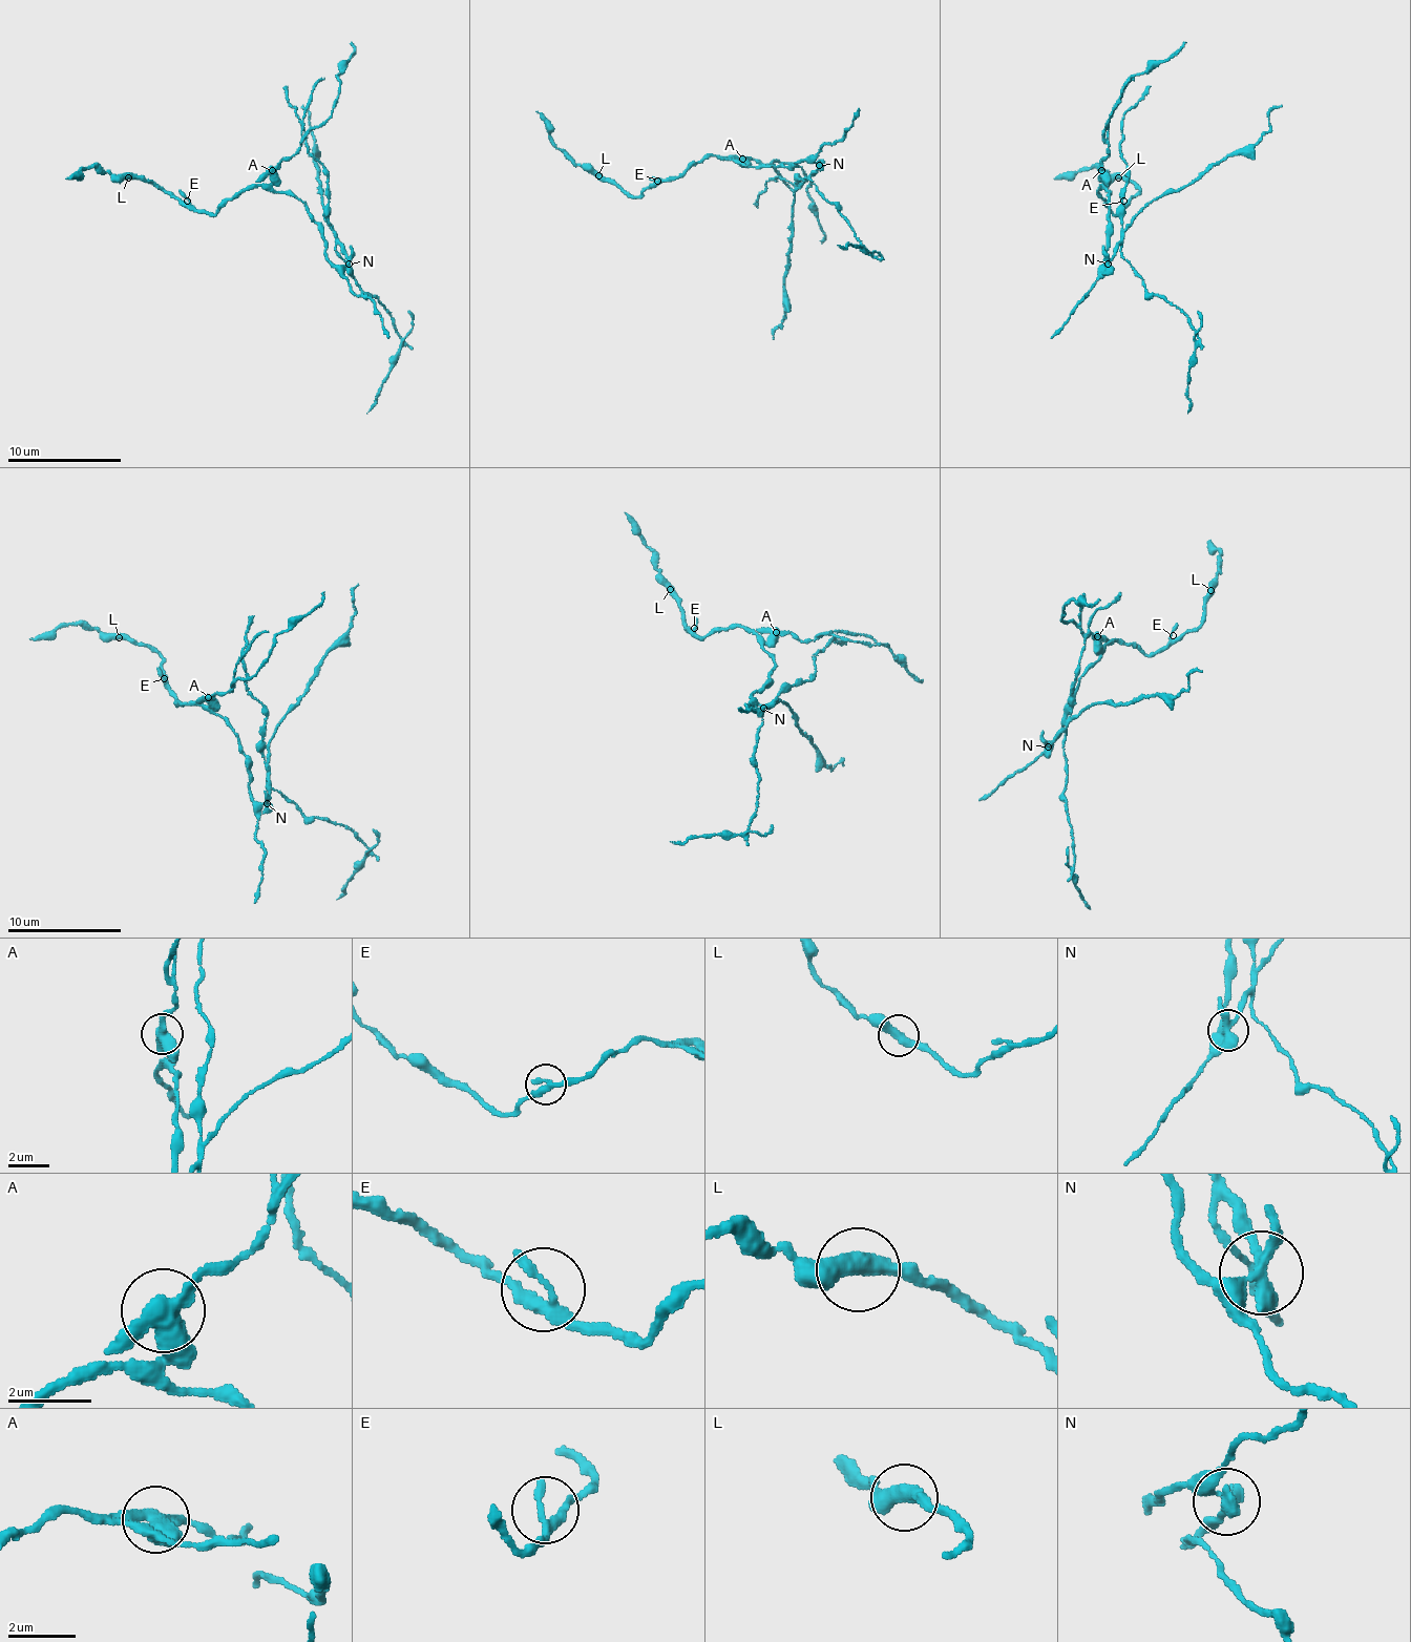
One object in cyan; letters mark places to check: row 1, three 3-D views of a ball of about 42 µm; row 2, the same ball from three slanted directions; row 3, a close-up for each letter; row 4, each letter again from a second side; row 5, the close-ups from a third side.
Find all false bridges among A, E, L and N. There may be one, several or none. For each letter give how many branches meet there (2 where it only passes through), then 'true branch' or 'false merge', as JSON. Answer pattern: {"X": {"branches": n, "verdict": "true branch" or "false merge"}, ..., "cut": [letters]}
{"A": {"branches": 3, "verdict": "false merge"}, "E": {"branches": 2, "verdict": "true branch"}, "L": {"branches": 2, "verdict": "true branch"}, "N": {"branches": 3, "verdict": "false merge"}, "cut": ["A", "N"]}

